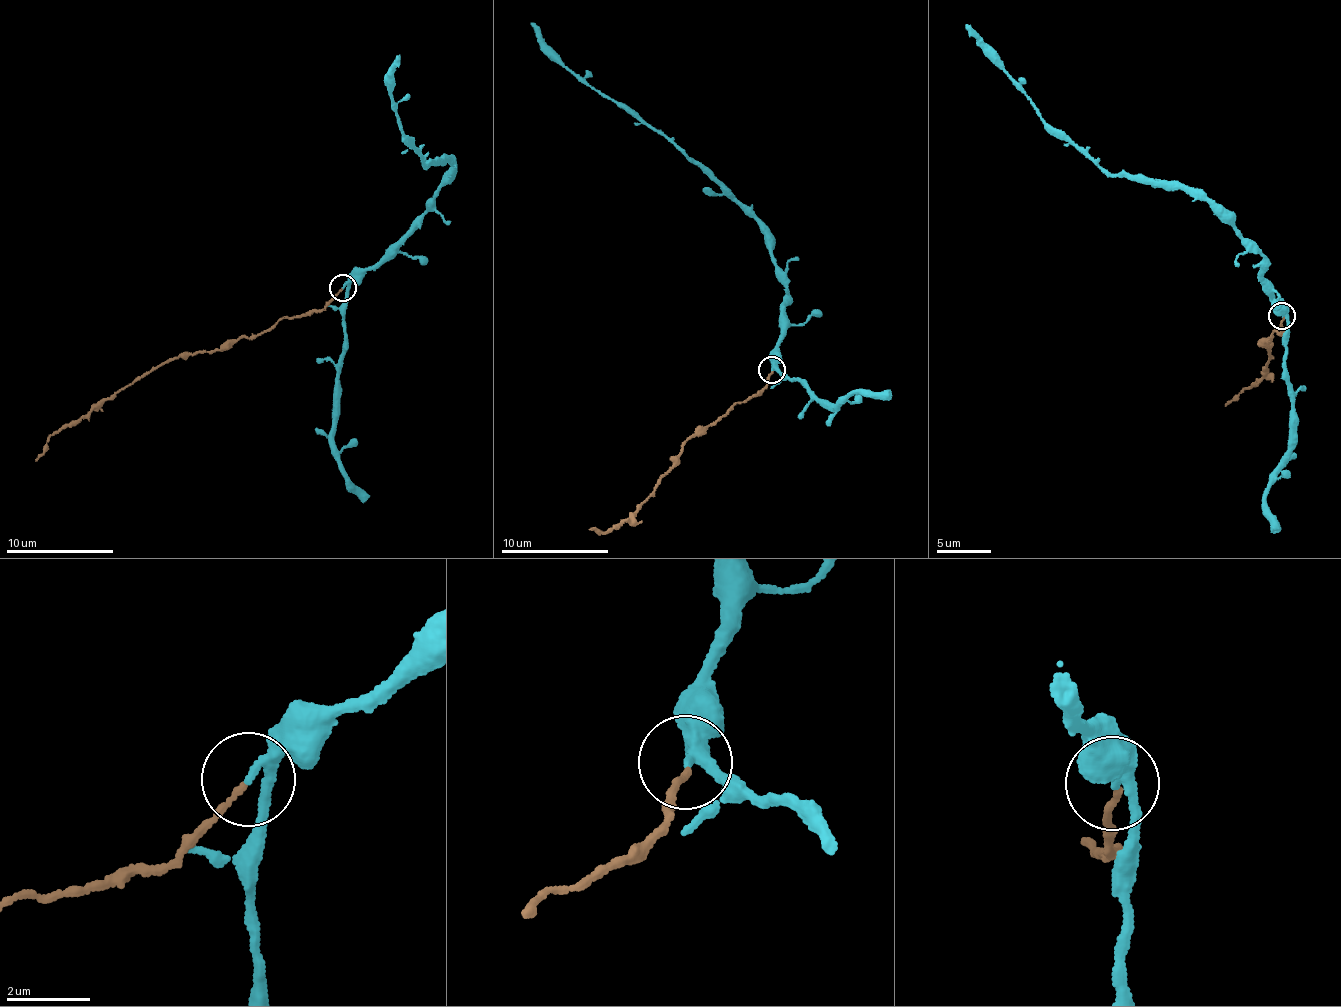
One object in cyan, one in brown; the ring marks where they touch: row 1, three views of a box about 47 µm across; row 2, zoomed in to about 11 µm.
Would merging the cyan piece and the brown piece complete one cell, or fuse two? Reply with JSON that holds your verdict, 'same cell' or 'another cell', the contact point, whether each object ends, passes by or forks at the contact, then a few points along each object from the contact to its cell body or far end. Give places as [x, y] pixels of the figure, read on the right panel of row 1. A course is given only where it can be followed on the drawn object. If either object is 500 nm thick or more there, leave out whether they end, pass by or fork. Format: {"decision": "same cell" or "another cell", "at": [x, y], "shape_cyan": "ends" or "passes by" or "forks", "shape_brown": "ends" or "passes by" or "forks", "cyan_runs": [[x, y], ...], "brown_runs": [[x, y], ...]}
{"decision": "another cell", "at": [1282, 315], "shape_cyan": "passes by", "shape_brown": "ends", "cyan_runs": [[1283, 315], [1262, 274], [1263, 257], [1208, 204], [1183, 189], [1113, 176], [1042, 121], [998, 55], [965, 25]], "brown_runs": [[1283, 317], [1282, 334], [1273, 329], [1271, 341], [1259, 338], [1270, 346], [1266, 348], [1268, 369], [1226, 405]]}

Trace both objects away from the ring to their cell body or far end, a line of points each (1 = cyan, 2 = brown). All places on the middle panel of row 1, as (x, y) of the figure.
1: (772, 370), (781, 332), (778, 327), (789, 292), (759, 219), (687, 154), (564, 67), (530, 22)
2: (773, 370), (761, 391), (734, 403), (725, 416), (697, 427), (638, 512), (599, 534), (590, 530)

